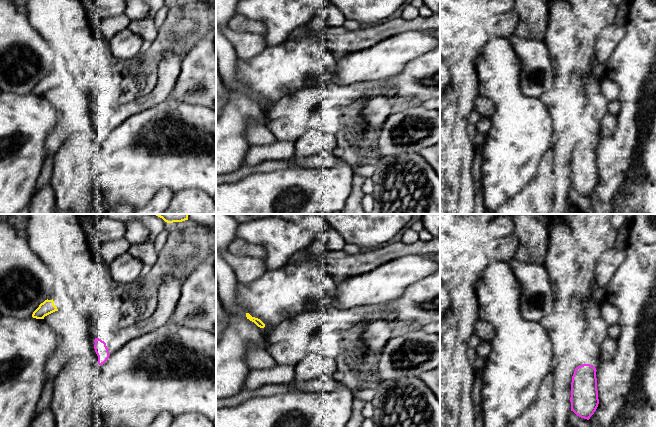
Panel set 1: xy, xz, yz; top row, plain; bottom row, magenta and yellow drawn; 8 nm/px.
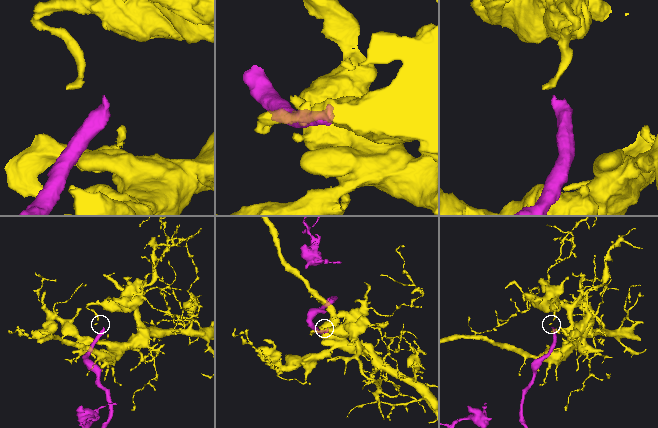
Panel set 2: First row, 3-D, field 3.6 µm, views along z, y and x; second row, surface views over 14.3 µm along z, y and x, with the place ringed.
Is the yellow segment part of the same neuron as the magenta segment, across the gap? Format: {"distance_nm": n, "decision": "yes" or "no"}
{"distance_nm": 380, "decision": "no"}

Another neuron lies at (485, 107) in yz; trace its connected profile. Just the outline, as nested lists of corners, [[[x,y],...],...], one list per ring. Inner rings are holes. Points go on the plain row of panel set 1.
[[[478,96],[475,101],[475,109],[479,112],[482,117],[491,118],[495,112],[495,105],[490,99]]]

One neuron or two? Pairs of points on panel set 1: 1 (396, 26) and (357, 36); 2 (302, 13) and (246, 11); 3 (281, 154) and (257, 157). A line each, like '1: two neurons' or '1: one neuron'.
1: one neuron
2: one neuron
3: one neuron

